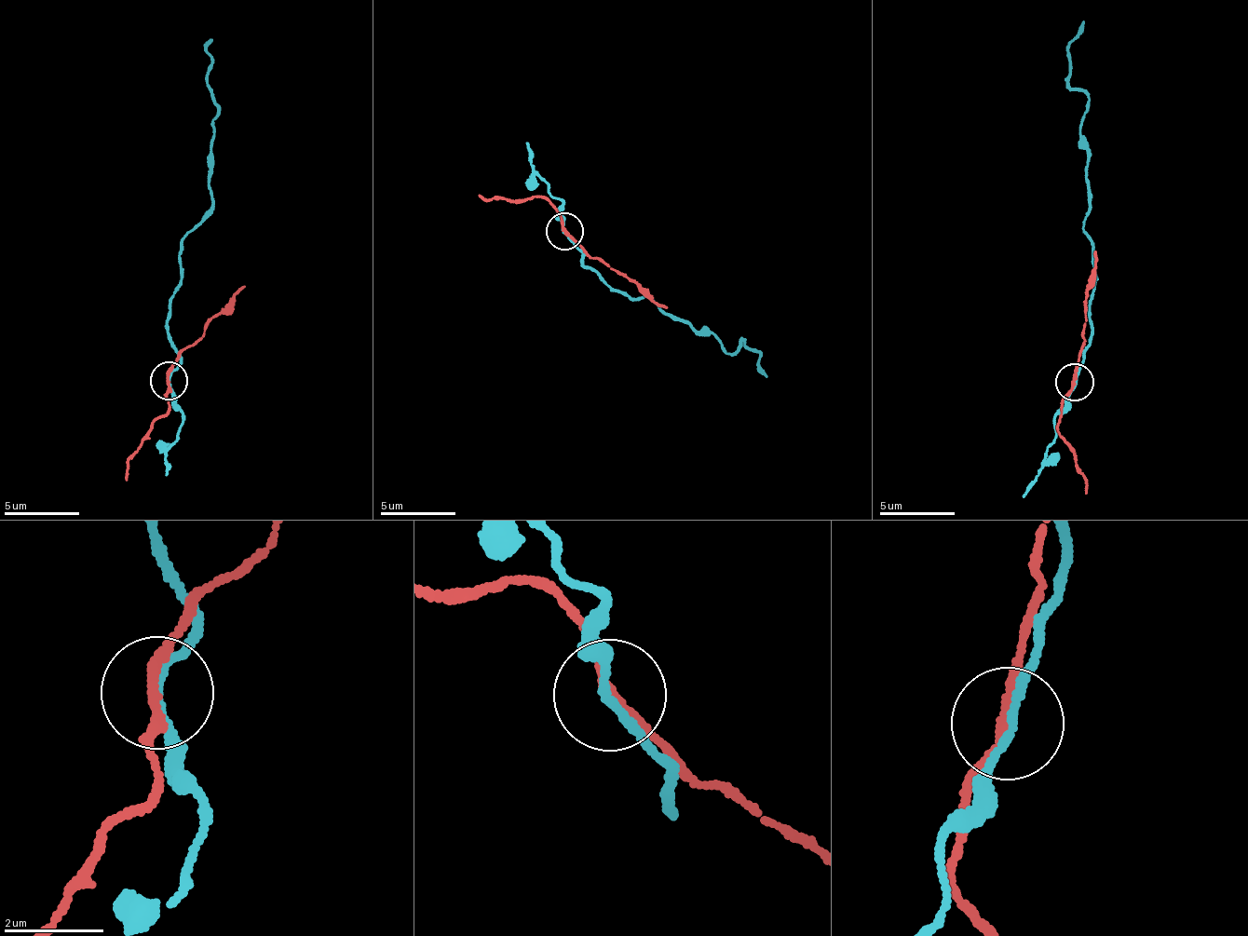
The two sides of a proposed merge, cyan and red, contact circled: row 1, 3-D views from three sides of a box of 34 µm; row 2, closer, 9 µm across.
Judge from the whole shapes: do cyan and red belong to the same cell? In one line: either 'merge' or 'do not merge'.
do not merge

